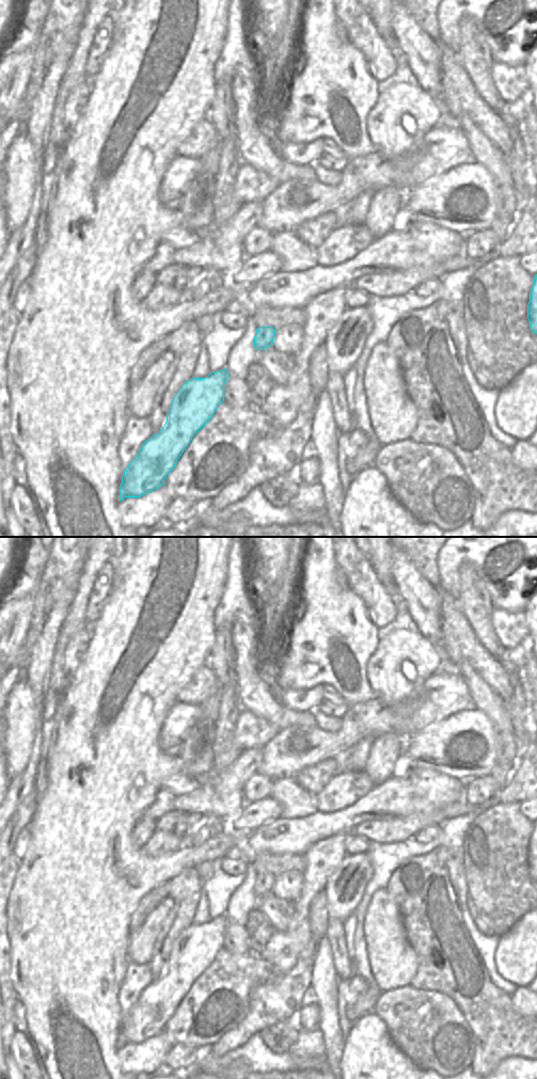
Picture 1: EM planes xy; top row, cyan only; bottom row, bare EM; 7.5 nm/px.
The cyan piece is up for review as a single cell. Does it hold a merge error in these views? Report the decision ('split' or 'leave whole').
leave whole

